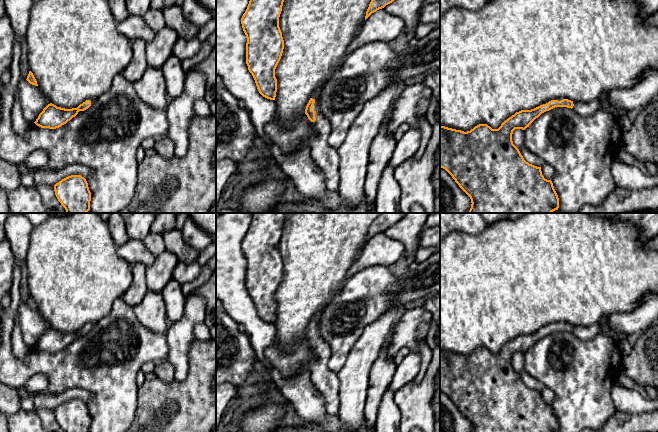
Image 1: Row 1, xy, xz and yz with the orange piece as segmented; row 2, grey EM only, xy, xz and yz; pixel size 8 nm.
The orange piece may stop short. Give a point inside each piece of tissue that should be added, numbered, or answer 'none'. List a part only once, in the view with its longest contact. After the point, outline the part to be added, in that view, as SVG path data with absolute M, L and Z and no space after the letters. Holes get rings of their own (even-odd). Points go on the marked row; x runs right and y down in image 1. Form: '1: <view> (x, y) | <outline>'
1: xz (326, 158) | M317 90L310 97L315 100L312 110L315 111L316 117L316 120L312 122L316 138L310 143L310 156L315 165L323 172L326 188L338 193L340 157L337 150L328 143L332 128L328 119L322 115L319 109L319 96L320 92Z

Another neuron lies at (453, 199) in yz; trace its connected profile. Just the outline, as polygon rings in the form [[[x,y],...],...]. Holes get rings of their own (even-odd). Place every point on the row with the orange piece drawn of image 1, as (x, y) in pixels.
[[[440,167],[440,213],[468,213],[471,204],[470,197],[452,176]]]

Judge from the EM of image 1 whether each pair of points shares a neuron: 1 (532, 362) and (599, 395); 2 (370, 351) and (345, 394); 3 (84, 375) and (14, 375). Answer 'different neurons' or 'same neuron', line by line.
1: same neuron
2: same neuron
3: same neuron

